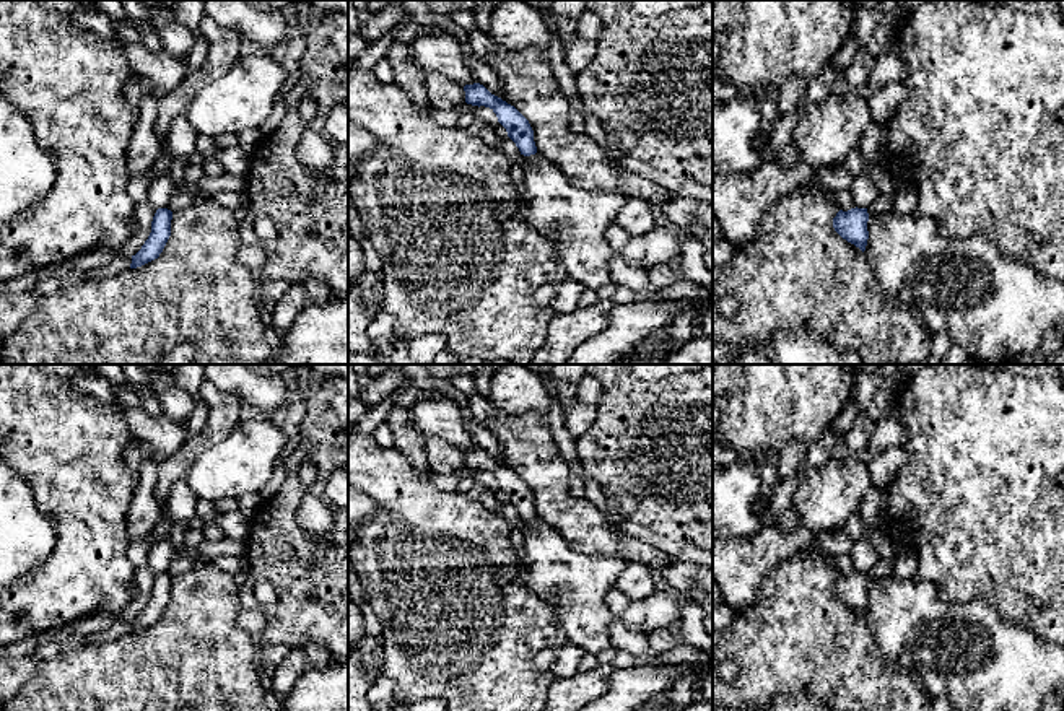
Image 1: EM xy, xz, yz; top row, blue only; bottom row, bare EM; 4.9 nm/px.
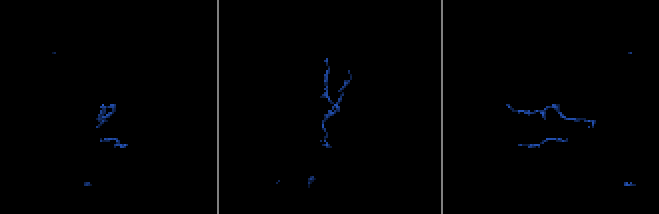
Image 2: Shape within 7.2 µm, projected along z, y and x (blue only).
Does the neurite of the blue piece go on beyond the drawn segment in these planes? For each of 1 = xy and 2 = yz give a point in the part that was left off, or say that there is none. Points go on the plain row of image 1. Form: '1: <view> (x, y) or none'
1: none
2: none

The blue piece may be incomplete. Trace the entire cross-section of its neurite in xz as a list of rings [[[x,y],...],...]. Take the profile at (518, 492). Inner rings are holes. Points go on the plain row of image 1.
[[[480,447],[465,449],[464,456],[467,469],[478,472],[485,470],[496,478],[498,486],[506,493],[508,501],[516,508],[521,519],[530,521],[537,517],[537,511],[534,506],[534,495],[529,485],[514,470],[491,459]]]

